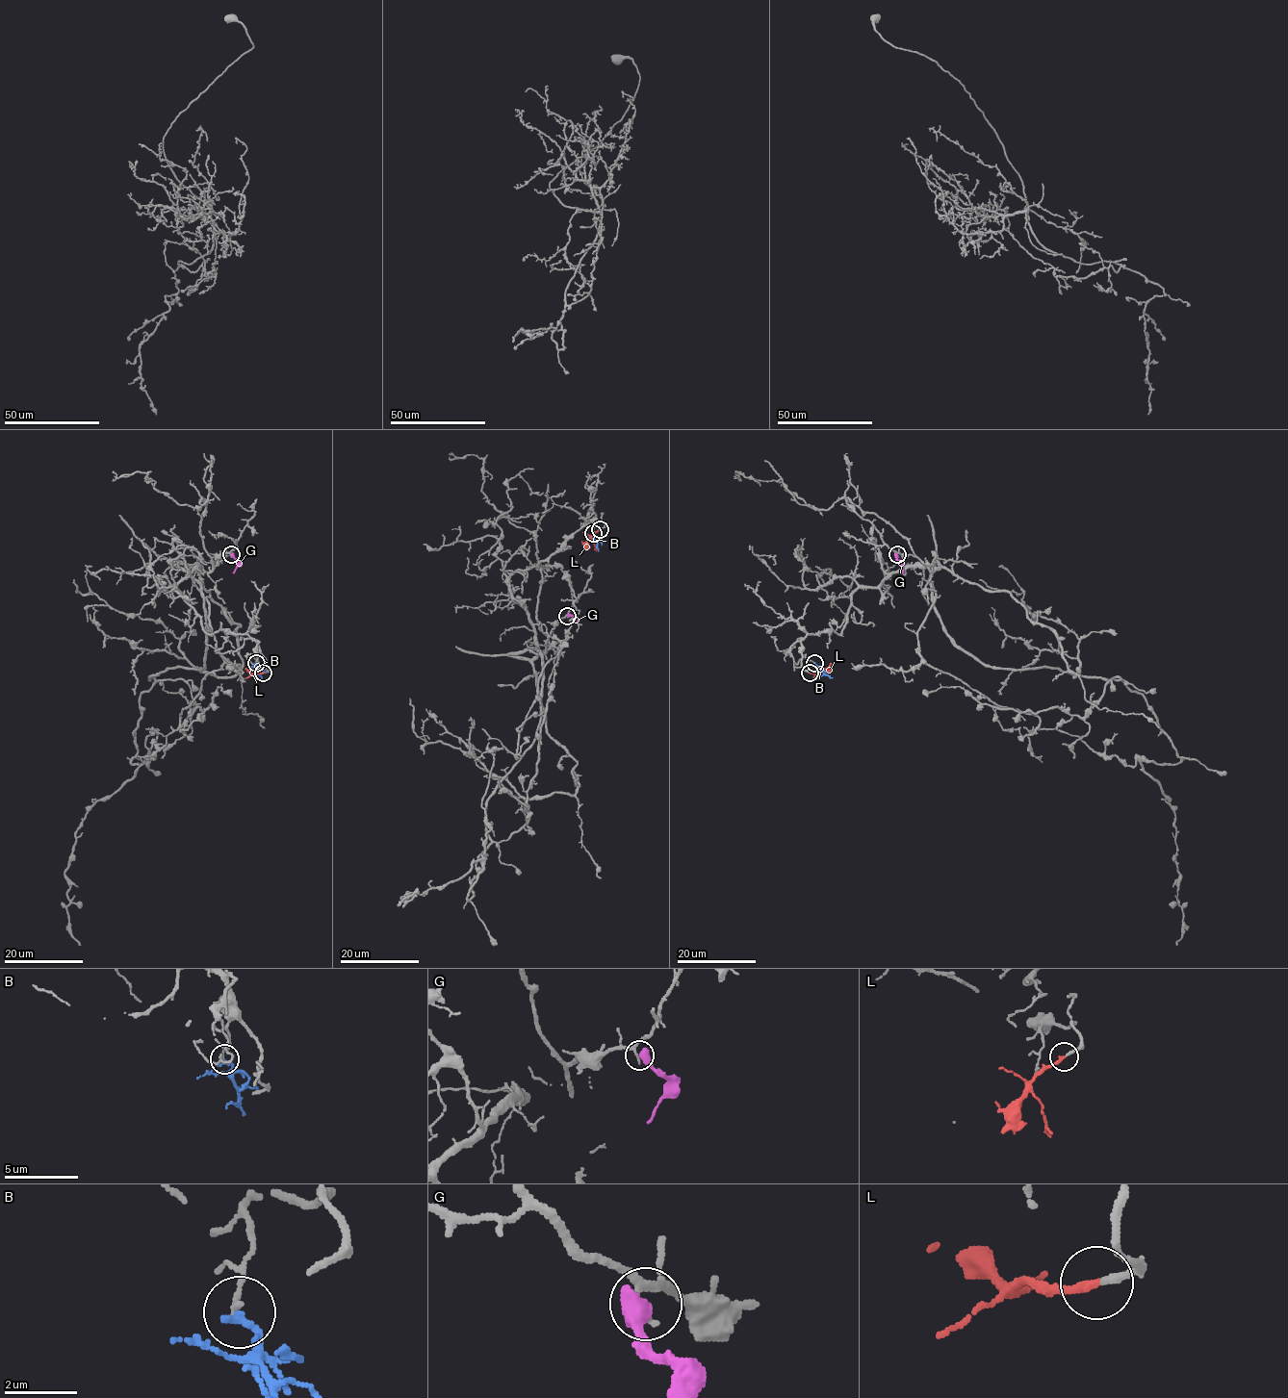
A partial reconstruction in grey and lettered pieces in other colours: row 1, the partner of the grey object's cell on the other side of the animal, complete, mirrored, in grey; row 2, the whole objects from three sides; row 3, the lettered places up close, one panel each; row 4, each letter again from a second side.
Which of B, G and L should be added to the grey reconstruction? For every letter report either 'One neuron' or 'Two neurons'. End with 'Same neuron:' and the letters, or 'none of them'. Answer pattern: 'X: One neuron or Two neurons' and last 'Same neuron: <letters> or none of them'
B: Two neurons
G: Two neurons
L: One neuron
Same neuron: L

